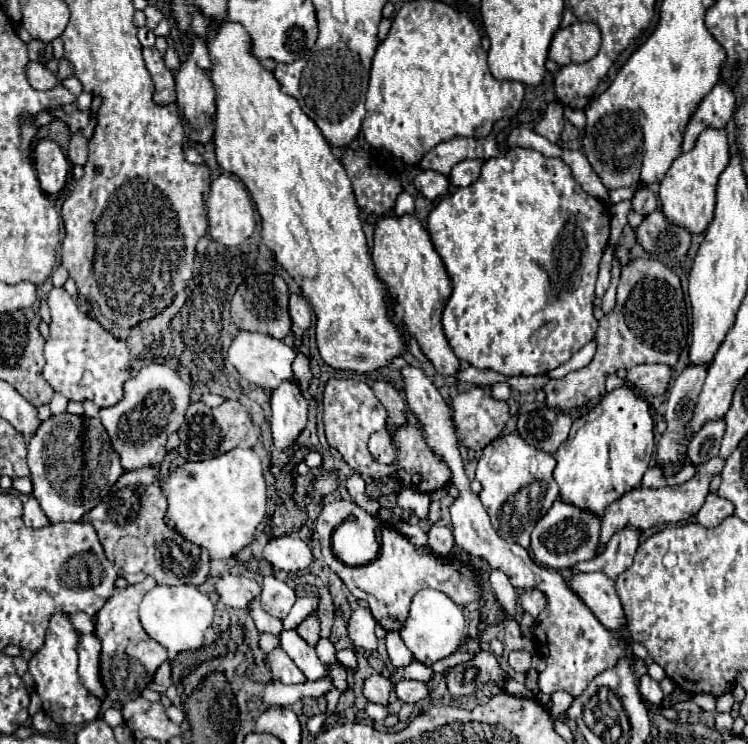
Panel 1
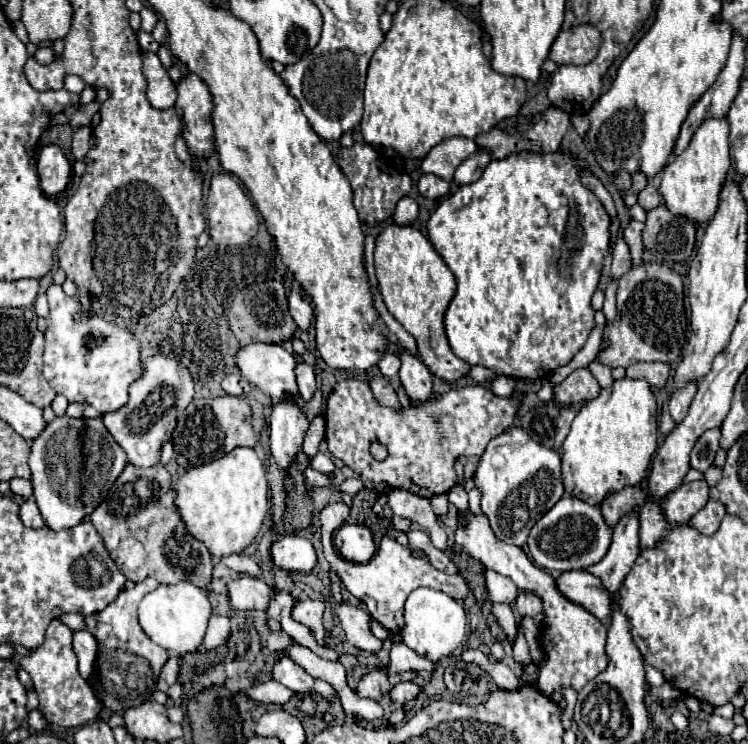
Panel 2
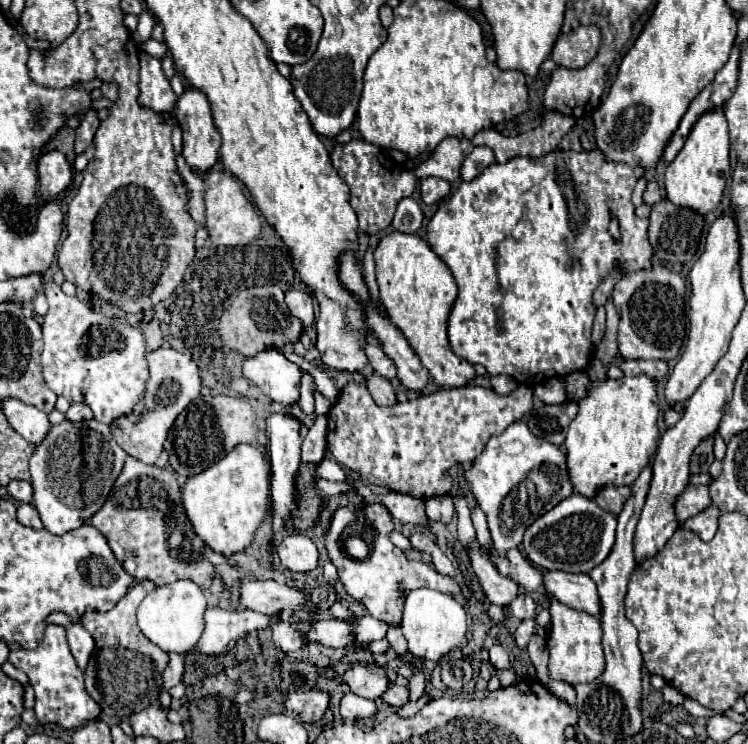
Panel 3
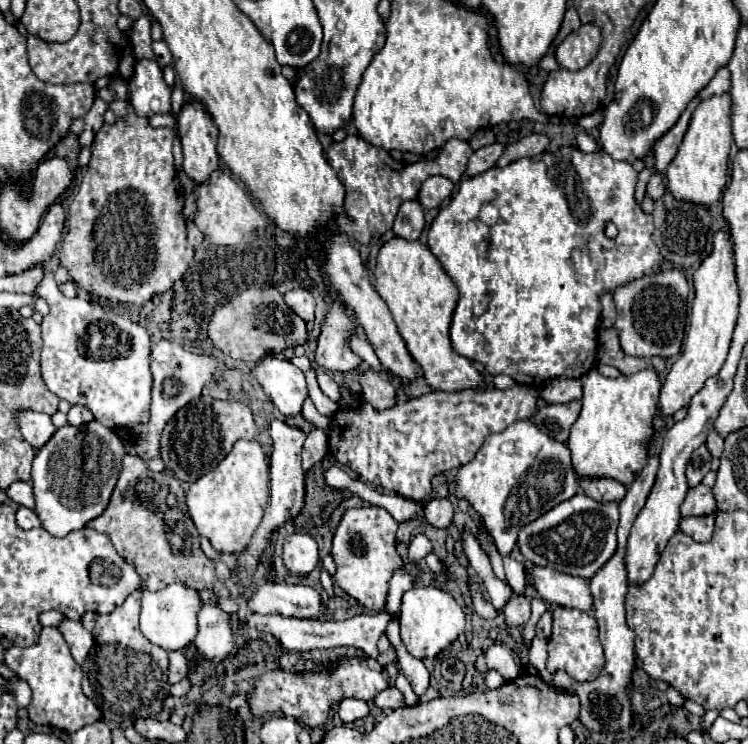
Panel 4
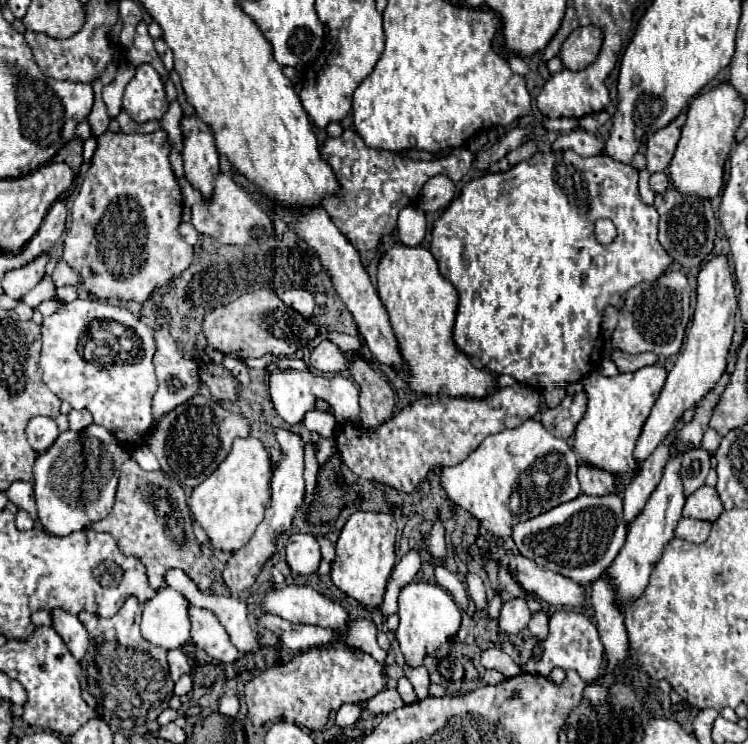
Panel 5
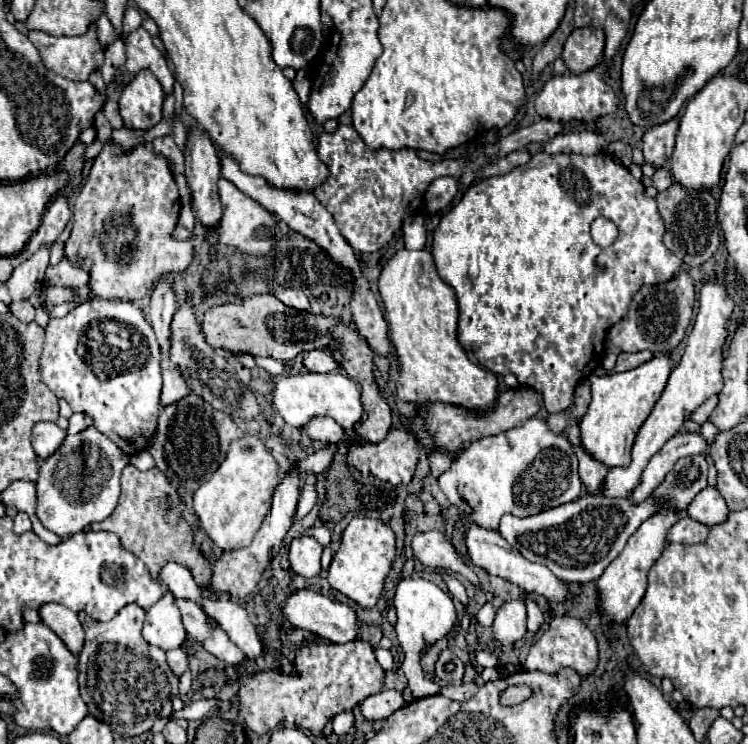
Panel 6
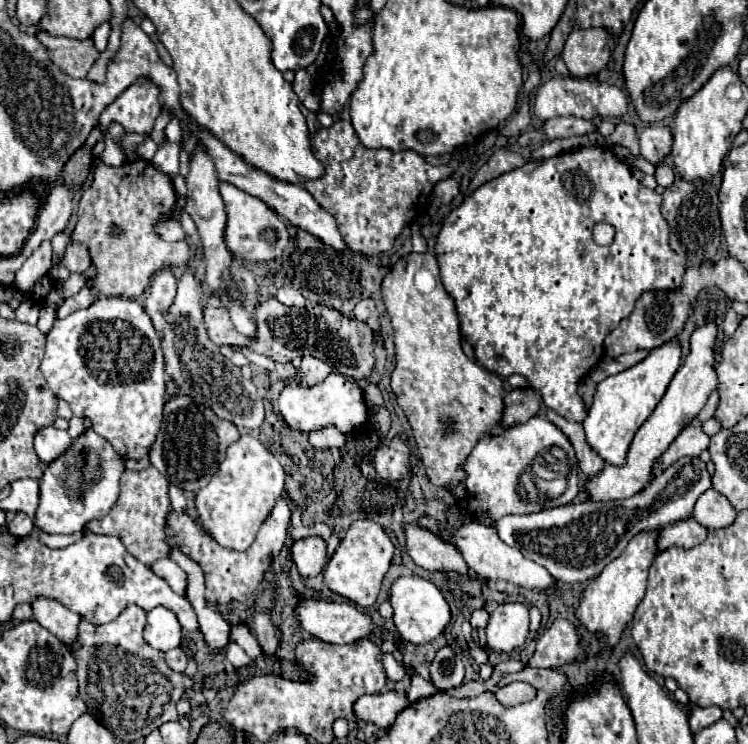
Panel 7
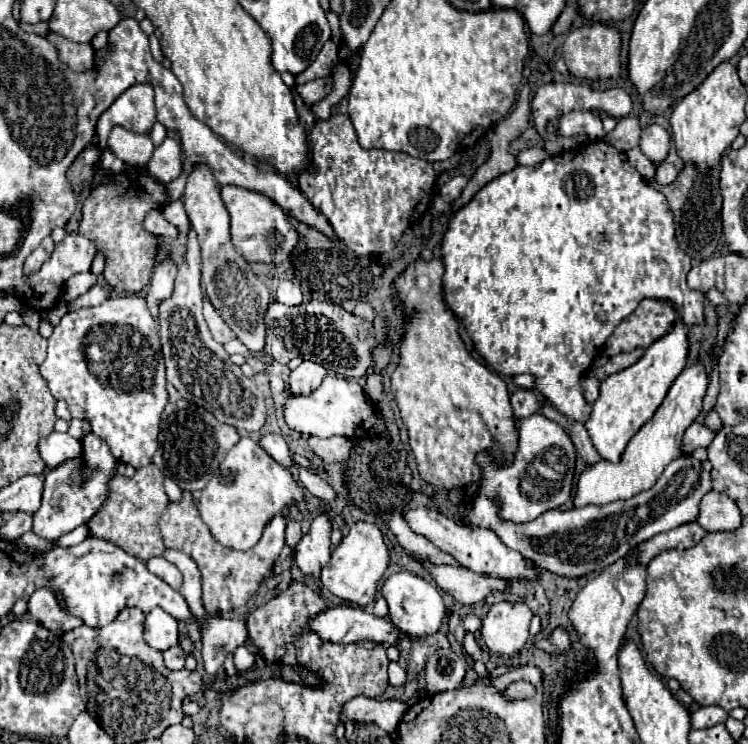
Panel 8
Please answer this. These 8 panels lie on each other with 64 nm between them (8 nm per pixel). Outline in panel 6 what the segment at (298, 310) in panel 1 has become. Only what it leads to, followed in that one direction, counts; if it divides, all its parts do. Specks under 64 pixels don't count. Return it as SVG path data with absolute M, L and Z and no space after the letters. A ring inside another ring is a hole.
M286 288L280 296L278 296L286 306L292 306L296 310L310 310L310 302L308 296L302 290L294 290L294 288Z

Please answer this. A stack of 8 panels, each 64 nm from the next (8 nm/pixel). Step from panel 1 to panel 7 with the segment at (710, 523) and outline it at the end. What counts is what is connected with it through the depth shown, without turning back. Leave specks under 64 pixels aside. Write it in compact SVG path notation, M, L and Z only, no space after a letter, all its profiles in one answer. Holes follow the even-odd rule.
M686 518L686 520L670 524L668 528L662 530L660 540L658 540L658 550L666 550L670 546L692 548L692 546L704 542L706 534L708 534L708 530L704 526L700 526L694 518Z

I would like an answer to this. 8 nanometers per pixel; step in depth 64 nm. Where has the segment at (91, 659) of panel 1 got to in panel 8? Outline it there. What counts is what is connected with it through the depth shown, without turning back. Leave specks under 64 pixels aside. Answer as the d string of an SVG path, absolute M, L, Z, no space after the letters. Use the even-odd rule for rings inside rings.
M46 588L36 590L30 596L28 612L38 624L42 624L46 630L50 630L56 636L62 636L64 632L70 632L72 628L82 624L82 620L78 616L68 614L68 610L62 608L56 596Z

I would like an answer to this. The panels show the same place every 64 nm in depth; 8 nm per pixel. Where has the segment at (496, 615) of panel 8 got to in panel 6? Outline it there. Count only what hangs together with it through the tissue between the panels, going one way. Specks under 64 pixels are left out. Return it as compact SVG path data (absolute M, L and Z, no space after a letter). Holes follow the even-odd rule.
M512 600L500 606L492 628L494 638L502 644L514 644L520 640L526 634L526 604L522 600Z

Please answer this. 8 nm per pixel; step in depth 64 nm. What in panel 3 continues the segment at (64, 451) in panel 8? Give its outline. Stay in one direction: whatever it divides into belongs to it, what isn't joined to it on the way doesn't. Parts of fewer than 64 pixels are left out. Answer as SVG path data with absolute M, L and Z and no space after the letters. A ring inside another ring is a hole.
M8 398L2 402L2 412L10 426L30 444L40 444L42 438L50 430L50 422L46 412L40 412L38 408L24 404L22 400Z

